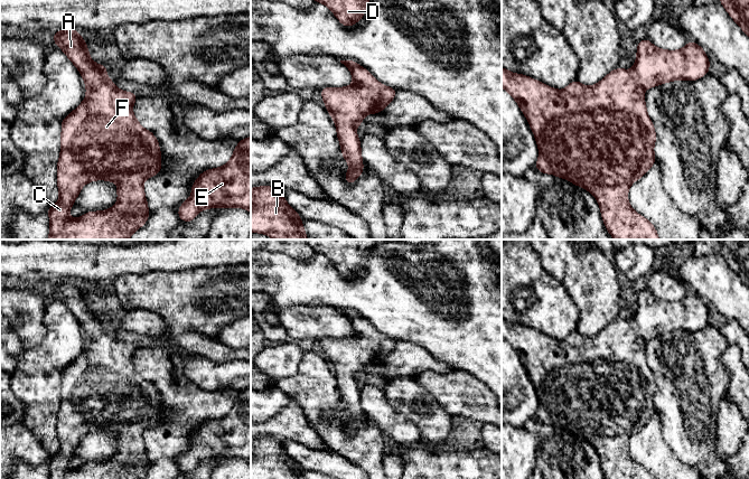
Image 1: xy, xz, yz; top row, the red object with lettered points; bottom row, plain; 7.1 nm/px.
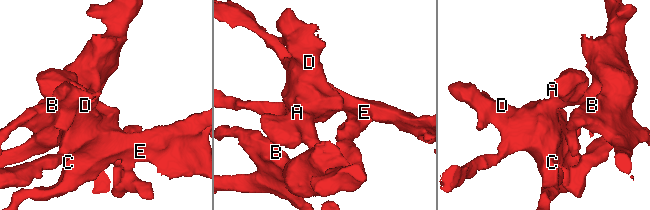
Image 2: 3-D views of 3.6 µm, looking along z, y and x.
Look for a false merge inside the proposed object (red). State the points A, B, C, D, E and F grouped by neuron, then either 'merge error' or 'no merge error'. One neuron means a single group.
A B C D E F; no merge error

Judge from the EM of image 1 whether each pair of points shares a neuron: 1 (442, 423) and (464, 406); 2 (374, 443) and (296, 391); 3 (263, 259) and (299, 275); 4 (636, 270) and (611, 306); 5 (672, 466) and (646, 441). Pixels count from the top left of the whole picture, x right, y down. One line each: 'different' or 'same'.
1: different
2: same
3: same
4: different
5: same

